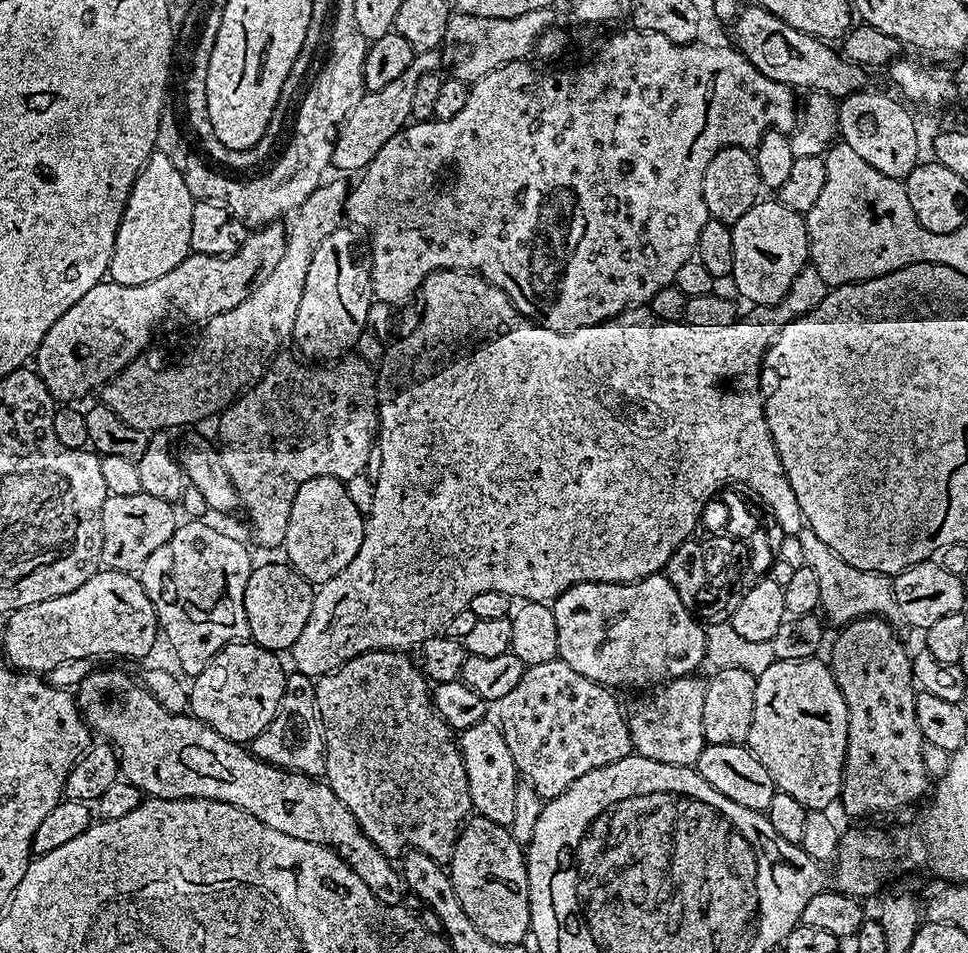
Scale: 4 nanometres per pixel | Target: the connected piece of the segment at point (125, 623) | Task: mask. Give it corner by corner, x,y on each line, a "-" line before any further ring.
101,570
78,590
20,608
7,617
4,652
11,667
33,674
46,674
54,666
92,656
129,656
143,661
150,654
158,631
156,611
131,572

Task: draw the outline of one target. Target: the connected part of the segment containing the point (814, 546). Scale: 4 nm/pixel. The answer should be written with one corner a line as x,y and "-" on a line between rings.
805,526
799,538
804,551
804,567
814,570
814,575
818,578
819,611
829,625
843,626
862,616
888,618
896,612
892,580
883,572
867,572
850,566
841,556
834,554
834,550
830,550
830,546
826,546
826,542
822,542
822,538
818,538
818,534
814,534
810,527

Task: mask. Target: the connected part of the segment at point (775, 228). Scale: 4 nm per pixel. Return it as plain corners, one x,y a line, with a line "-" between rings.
761,199
731,225
734,238
734,266
730,283
752,306
777,304
790,290
794,278
809,263
808,221
801,213
782,206
779,199

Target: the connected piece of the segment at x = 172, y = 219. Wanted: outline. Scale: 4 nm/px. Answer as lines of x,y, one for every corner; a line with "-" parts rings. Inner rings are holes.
153,152
136,176
128,195
124,213
114,238
114,250
108,263
111,283
122,286
142,286
170,274
190,255
190,218
194,201
186,190
183,171
166,155

